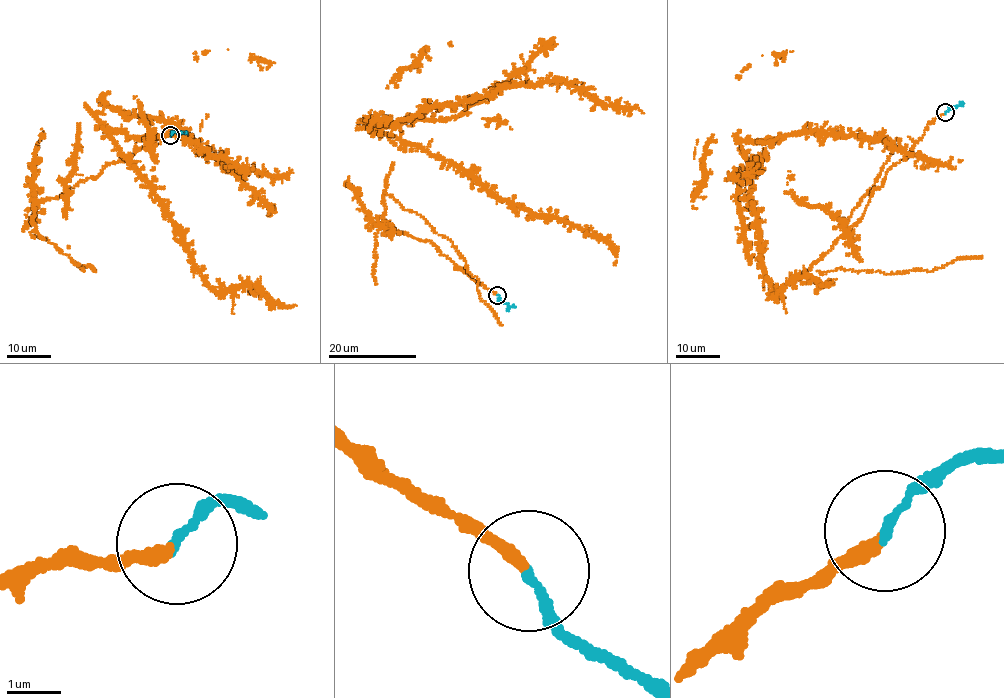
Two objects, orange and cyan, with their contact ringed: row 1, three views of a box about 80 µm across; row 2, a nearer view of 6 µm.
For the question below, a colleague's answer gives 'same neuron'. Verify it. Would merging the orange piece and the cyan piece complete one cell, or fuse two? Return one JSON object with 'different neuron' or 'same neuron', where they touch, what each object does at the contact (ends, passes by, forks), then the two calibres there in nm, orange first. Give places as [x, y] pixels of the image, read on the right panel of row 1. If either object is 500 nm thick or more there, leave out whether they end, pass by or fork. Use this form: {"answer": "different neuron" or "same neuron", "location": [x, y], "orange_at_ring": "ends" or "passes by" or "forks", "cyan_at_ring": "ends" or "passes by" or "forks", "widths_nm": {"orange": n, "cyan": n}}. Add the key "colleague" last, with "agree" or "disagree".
{"answer": "same neuron", "location": [945, 112], "orange_at_ring": "ends", "cyan_at_ring": "ends", "widths_nm": {"orange": 220, "cyan": 150}, "colleague": "agree"}

